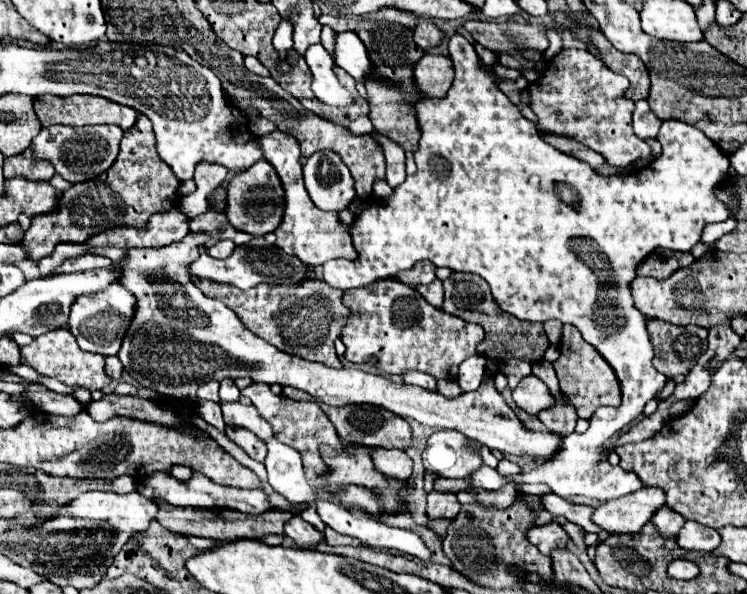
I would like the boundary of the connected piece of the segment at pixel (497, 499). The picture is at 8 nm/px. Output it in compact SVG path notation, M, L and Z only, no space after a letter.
M506 483L498 491L486 491L486 489L476 489L472 487L470 491L460 491L458 501L464 503L484 503L484 505L494 505L494 507L508 507L516 499L516 483Z

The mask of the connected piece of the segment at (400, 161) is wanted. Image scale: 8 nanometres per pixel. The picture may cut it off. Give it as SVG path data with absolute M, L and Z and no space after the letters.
M376 131L372 135L382 145L384 155L386 155L386 181L388 181L390 187L398 187L406 179L406 171L404 171L404 151L392 139L388 139L388 137L384 137L384 135L376 133Z

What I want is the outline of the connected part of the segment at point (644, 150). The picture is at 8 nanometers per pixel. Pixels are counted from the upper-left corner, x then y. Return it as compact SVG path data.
M564 49L560 55L556 55L550 63L546 63L546 71L530 85L532 95L532 111L538 117L538 129L542 133L554 133L562 137L576 139L586 145L594 145L596 151L600 151L606 162L615 168L627 168L632 163L652 163L652 151L646 141L638 139L632 131L632 111L634 101L624 95L624 89L628 89L629 81L624 76L609 70L598 57L594 57L590 51L582 49Z

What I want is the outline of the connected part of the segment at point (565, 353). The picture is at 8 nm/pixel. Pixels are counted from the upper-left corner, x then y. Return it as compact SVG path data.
M564 325L562 341L558 347L560 347L560 357L558 361L554 361L554 369L560 381L560 389L566 395L570 395L578 417L590 419L592 413L602 405L612 405L612 407L620 405L622 391L620 391L620 381L616 379L616 373L612 371L608 361L596 351L596 347L584 341L584 337L580 335L580 331L576 331L576 327Z

